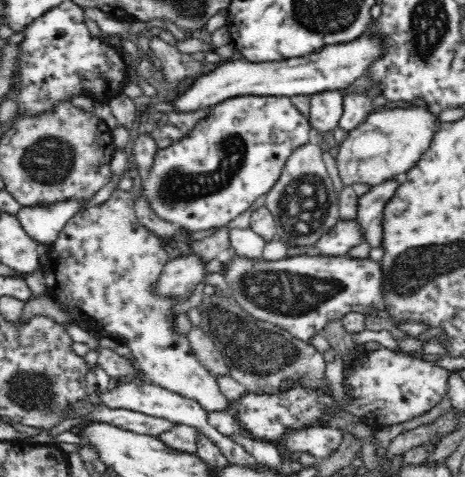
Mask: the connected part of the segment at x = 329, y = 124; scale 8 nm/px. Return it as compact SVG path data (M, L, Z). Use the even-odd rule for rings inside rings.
M340 90L311 95L309 124L316 134L335 131L343 114L343 96Z

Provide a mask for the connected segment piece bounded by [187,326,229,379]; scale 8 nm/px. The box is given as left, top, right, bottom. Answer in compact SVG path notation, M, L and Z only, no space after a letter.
M196 326L187 333L187 339L197 361L214 377L229 374L228 367L223 361L222 355L215 349L210 337Z

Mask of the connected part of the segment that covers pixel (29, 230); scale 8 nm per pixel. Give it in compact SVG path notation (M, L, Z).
M66 200L46 206L22 207L15 217L28 237L40 244L52 244L70 218L82 210L81 204L85 201Z

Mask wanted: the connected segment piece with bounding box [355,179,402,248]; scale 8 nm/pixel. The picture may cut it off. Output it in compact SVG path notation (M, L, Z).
M392 180L376 187L371 187L366 194L362 194L357 200L357 212L355 222L361 228L363 242L371 248L377 248L382 242L381 218L384 207L392 194L396 193L400 180Z

